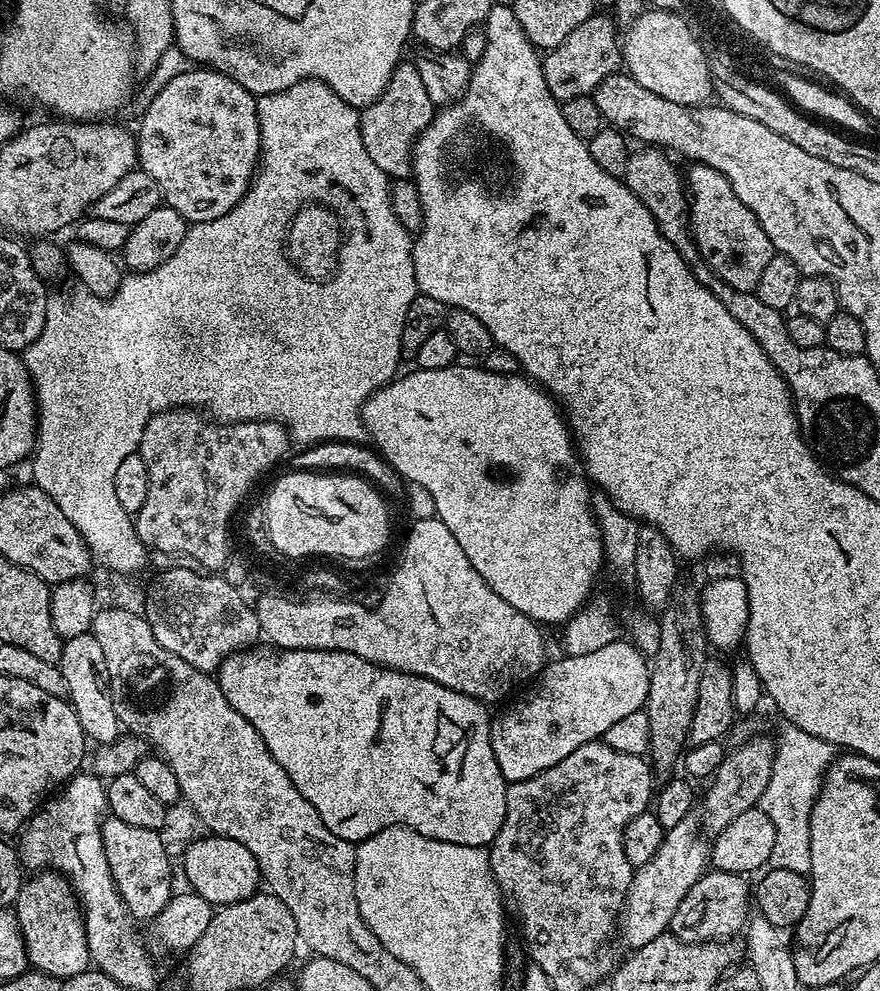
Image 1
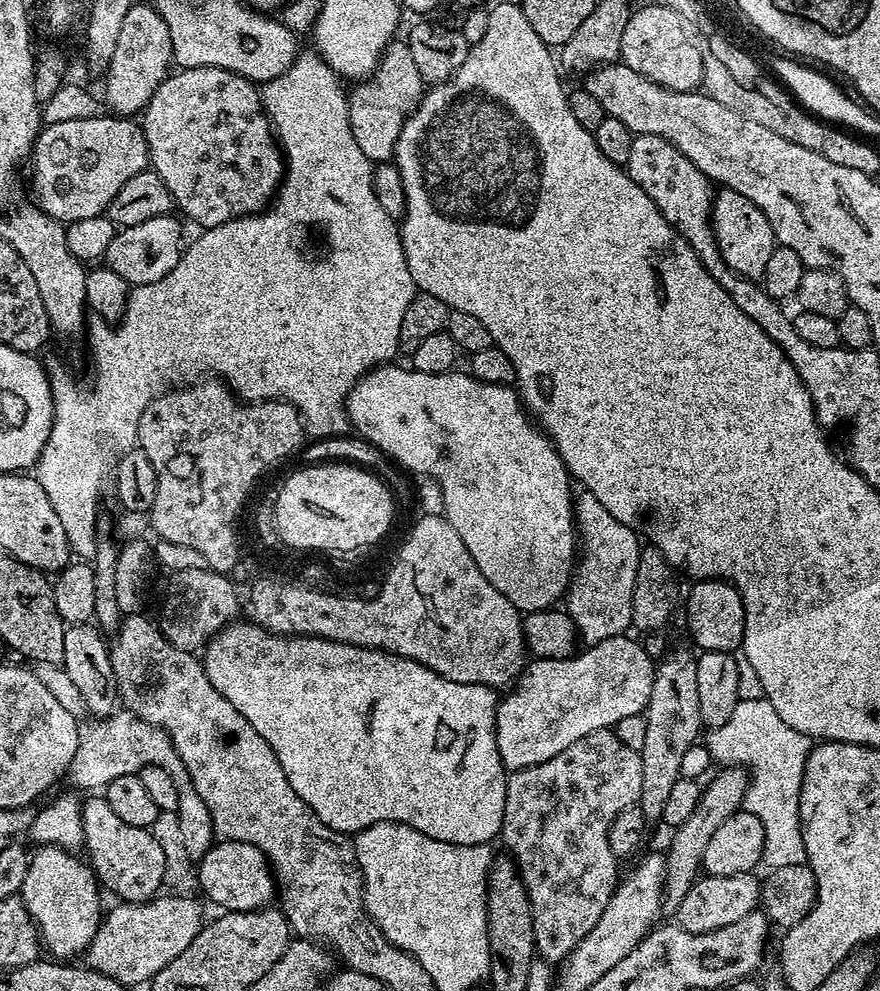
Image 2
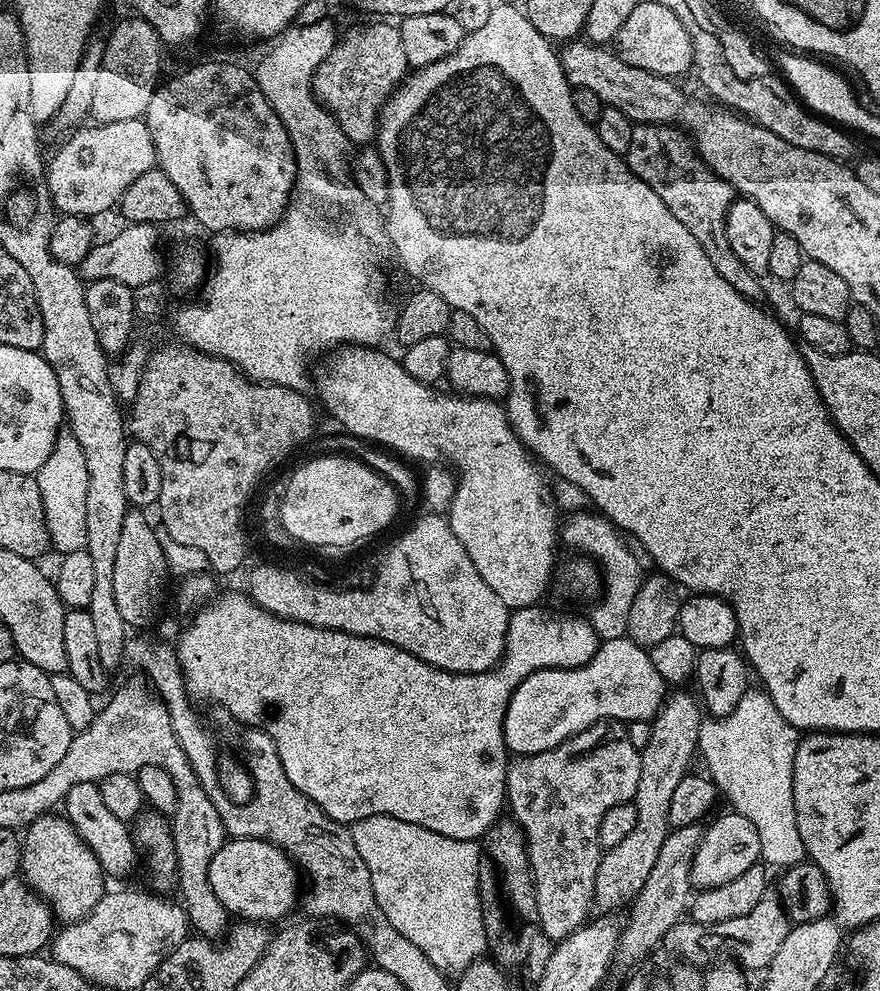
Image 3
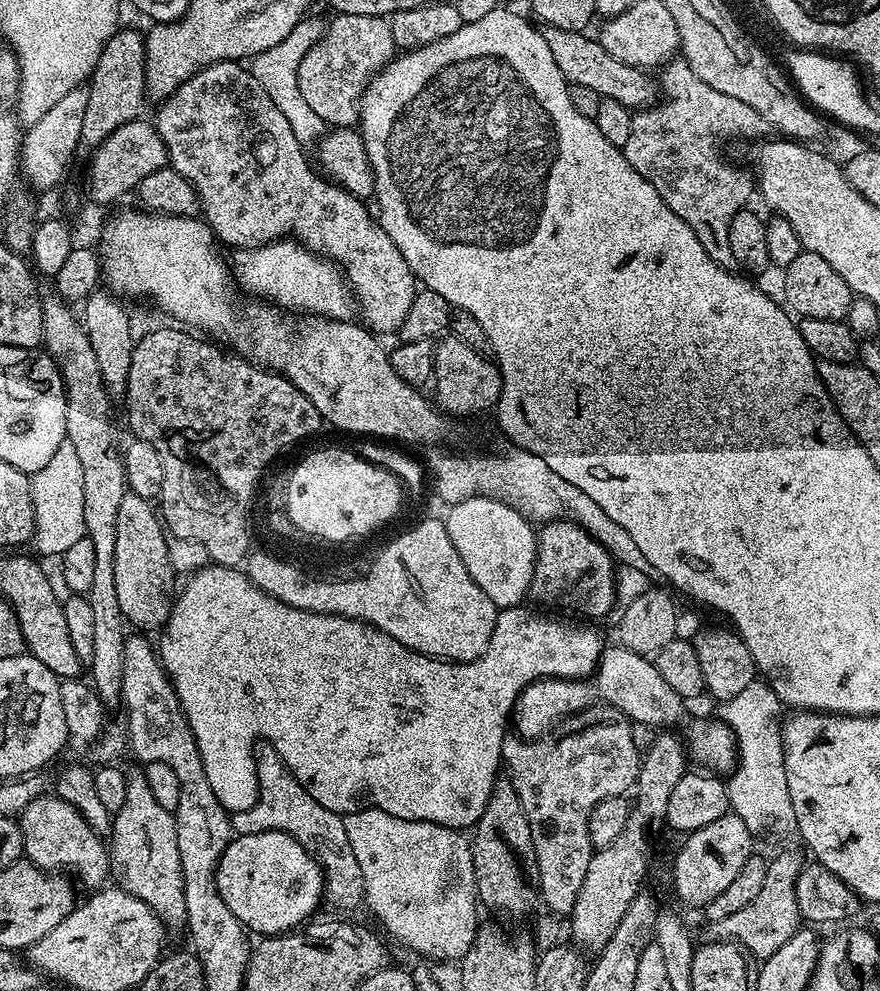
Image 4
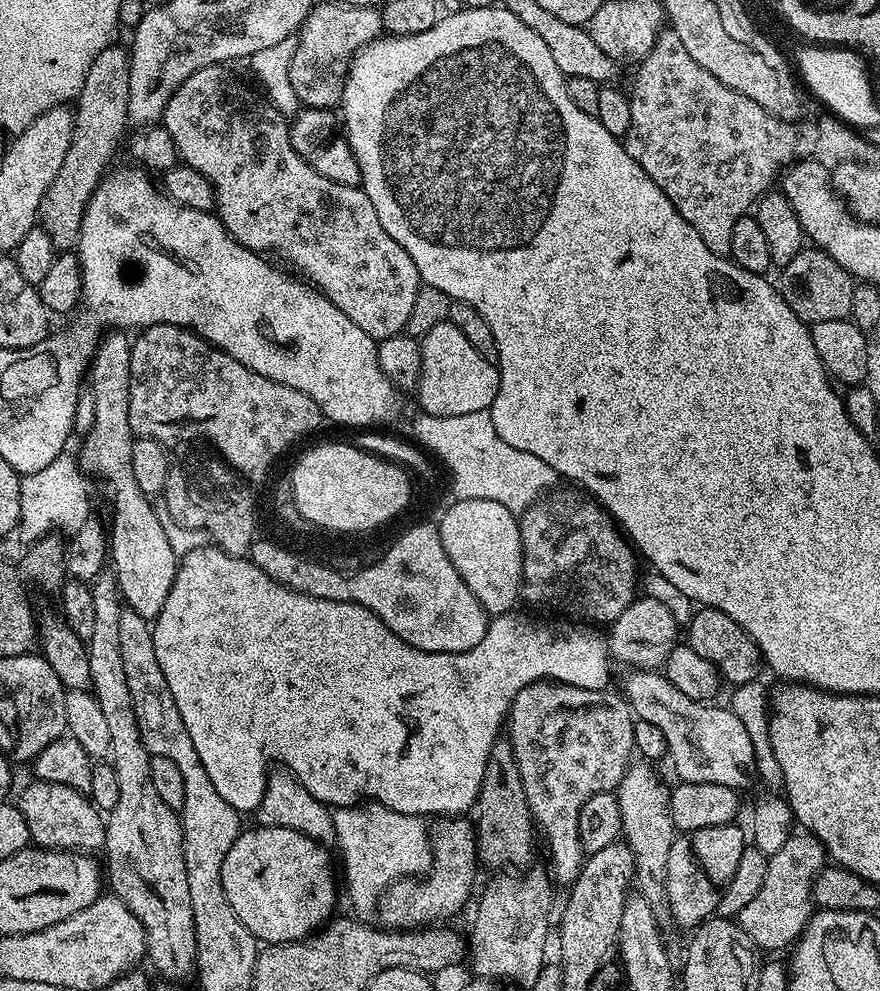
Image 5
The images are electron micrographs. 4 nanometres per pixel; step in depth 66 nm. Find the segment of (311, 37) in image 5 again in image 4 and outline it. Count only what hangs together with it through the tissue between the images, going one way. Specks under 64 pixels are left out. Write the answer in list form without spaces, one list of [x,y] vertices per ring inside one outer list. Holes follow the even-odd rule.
[[[336,14],[331,18],[333,20],[324,29],[324,37],[309,50],[298,66],[298,90],[302,98],[306,98],[310,110],[314,110],[314,114],[318,114],[325,125],[332,128],[356,128],[360,115],[360,97],[376,74],[384,71],[384,67],[397,55],[398,49],[388,20],[383,16]]]

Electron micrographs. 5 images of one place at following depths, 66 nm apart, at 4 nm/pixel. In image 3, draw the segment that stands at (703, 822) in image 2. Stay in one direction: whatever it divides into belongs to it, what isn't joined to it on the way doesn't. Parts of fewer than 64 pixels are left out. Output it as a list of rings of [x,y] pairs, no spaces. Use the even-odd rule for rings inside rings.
[[[691,824],[672,828],[662,842],[662,850],[658,850],[658,858],[650,869],[650,878],[646,878],[646,886],[642,886],[642,890],[635,896],[629,909],[628,922],[626,920],[623,923],[614,961],[617,969],[634,967],[651,948],[667,937],[668,931],[675,924],[680,923],[694,892],[690,866],[694,862],[701,835],[701,825]]]

